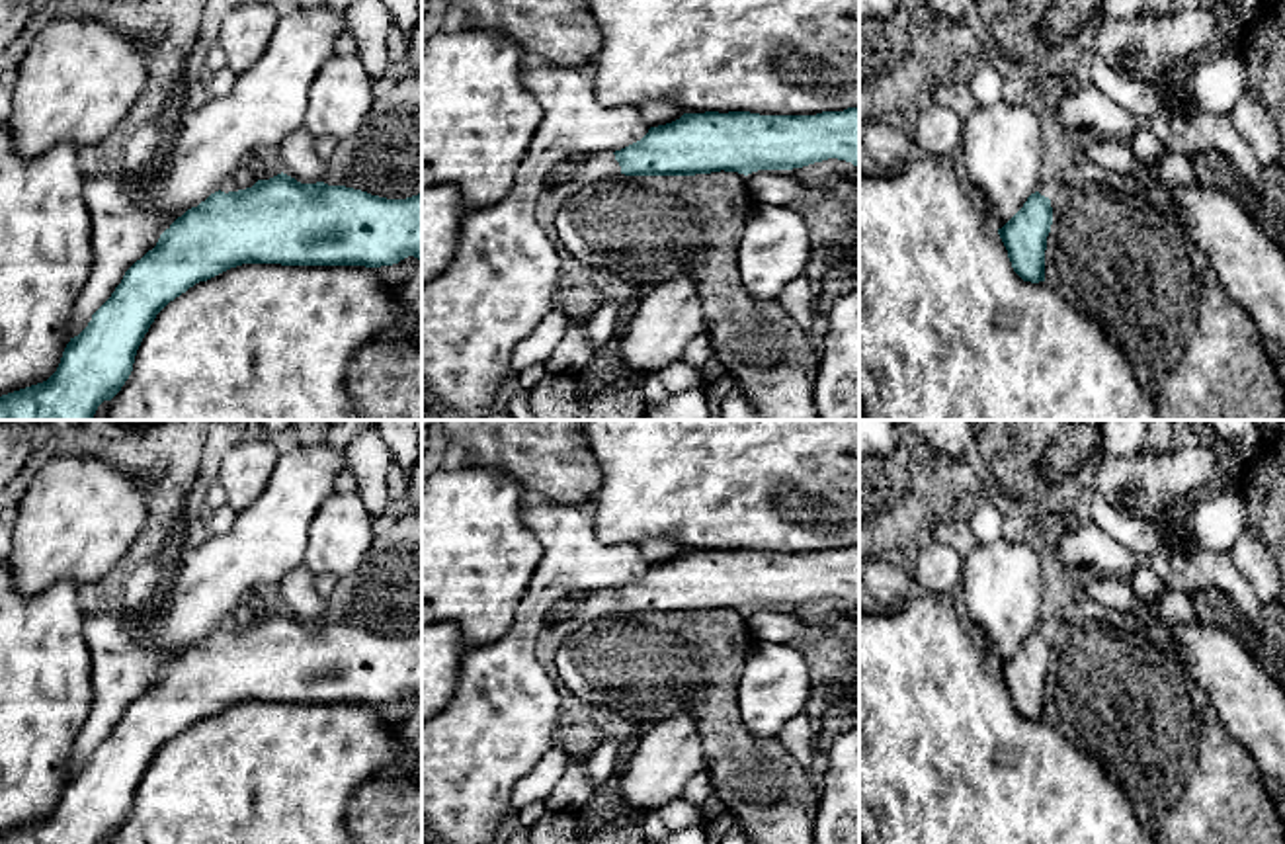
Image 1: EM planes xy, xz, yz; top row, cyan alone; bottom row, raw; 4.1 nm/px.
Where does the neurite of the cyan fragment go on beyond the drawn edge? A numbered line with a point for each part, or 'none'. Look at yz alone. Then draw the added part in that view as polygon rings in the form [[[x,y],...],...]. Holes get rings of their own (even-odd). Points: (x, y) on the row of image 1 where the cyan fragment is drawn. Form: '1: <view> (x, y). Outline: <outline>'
none

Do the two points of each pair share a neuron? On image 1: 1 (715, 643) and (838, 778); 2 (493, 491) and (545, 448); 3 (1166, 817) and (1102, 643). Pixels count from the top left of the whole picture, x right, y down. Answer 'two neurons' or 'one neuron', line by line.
1: two neurons
2: two neurons
3: one neuron

